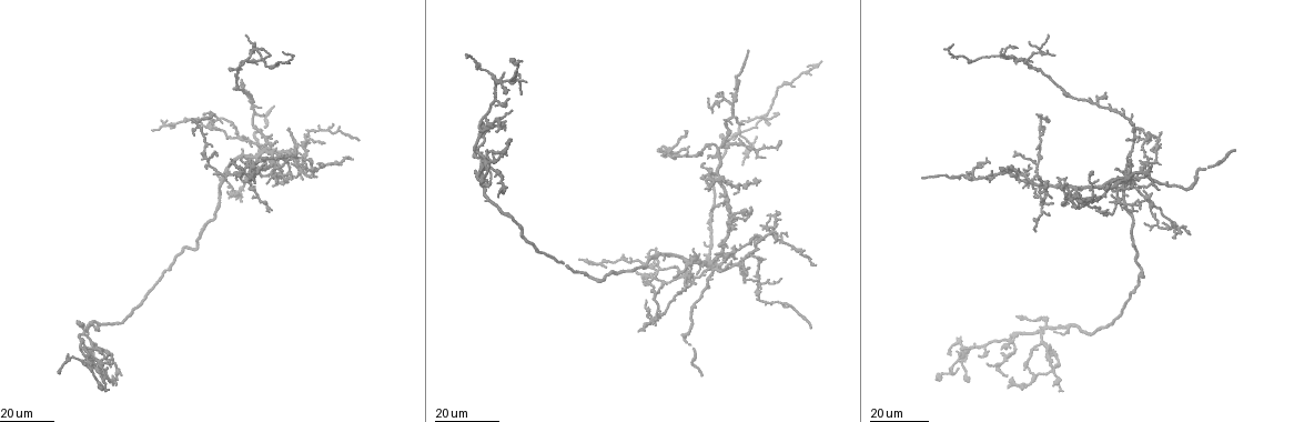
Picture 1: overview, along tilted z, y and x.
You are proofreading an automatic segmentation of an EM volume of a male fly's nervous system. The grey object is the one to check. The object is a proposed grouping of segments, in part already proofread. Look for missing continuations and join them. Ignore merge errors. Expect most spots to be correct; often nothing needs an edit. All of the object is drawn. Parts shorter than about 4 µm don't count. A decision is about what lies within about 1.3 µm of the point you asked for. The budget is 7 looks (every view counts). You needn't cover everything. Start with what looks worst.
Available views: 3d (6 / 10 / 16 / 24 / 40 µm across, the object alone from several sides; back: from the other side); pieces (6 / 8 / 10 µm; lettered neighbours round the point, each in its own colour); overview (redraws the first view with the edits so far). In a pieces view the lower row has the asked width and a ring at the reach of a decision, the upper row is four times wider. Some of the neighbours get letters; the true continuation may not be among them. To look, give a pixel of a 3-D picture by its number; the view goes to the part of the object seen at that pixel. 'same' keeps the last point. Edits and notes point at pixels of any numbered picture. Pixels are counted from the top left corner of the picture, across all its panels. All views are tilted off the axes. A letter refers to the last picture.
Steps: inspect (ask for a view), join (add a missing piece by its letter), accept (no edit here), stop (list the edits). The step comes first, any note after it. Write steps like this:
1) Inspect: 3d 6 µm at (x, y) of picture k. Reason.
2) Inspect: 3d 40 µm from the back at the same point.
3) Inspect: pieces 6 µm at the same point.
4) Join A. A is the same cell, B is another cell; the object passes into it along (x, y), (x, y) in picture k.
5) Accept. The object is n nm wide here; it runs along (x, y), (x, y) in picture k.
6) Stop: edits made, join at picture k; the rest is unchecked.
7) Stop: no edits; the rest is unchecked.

Inspect: 3d 16 µm at (700, 373) of picture 1. Long arm stops here.

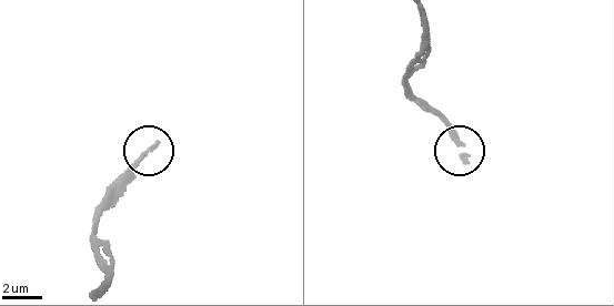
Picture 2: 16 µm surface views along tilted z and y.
Inspect: pieces 6 µm at (155, 144) of picture 2.

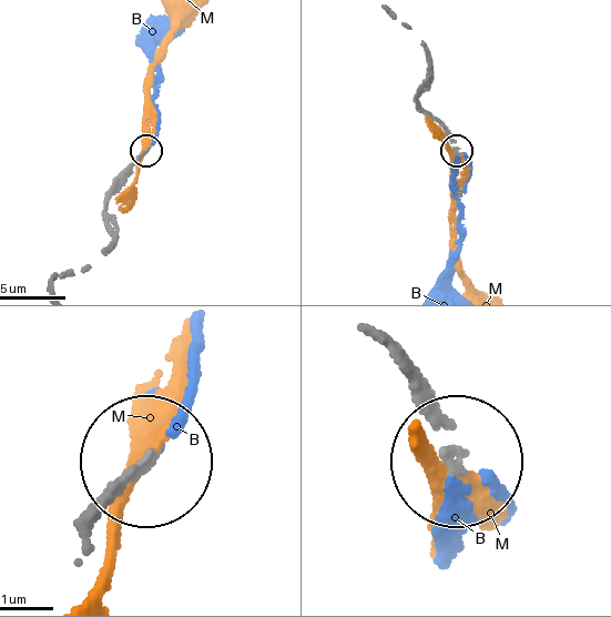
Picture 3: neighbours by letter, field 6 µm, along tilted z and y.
Join B. B is the same cell, M is another cell; the object passes into it along (436, 121), (456, 154), (460, 238), (450, 285) in picture 3; the neuron continues.

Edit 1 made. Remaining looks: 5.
Inspect: 3d 24 µm at (812, 328) of picture 1. End of a long branch.

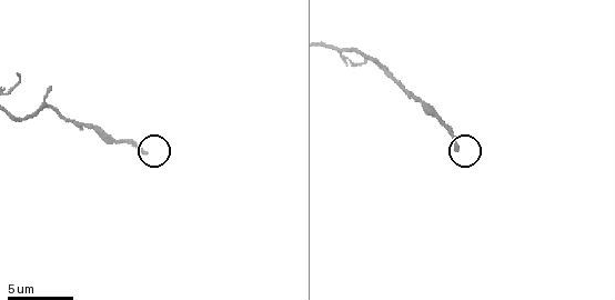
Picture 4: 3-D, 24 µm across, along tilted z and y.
Inspect: pieces 8 µm at (144, 152) of picture 4.

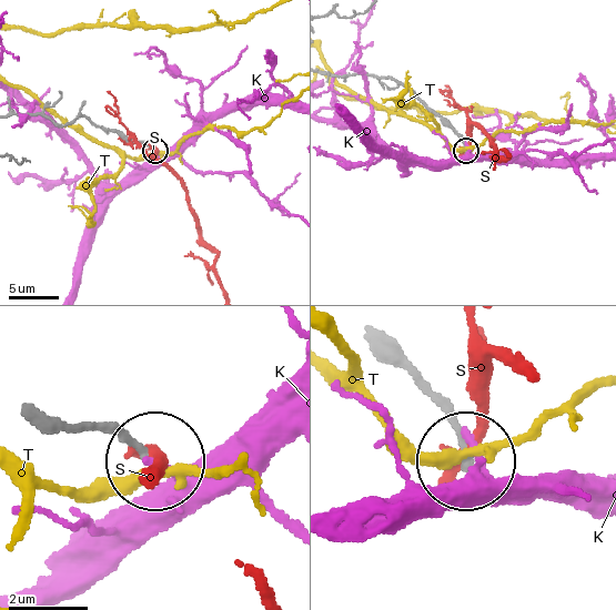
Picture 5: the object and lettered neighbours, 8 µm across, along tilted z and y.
Accept. K, S and T are other cells; no lettered piece goes on from it.

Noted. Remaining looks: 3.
Inspect: 3d 24 µm at (737, 258) of picture 1. Free end.

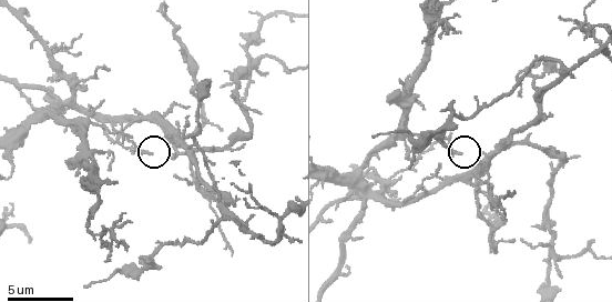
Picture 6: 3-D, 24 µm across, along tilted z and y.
Inspect: pieces 6 µm at (149, 154) of picture 6. See the neighbours.

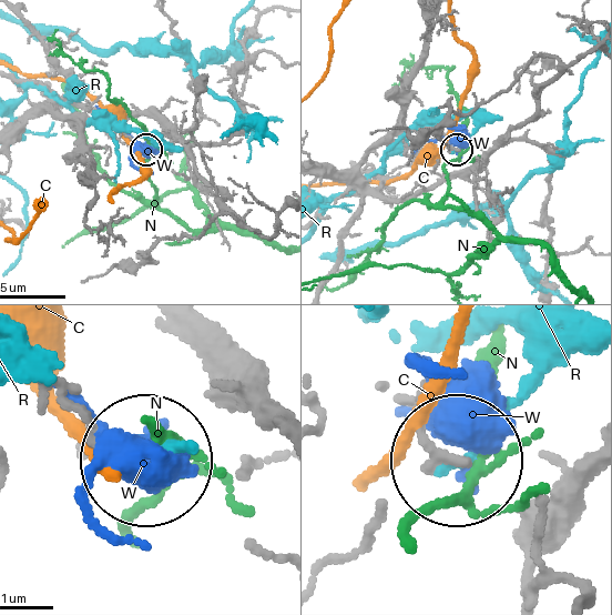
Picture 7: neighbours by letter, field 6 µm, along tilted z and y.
Accept. The object is 180 nm wide here; C, N, R and W are other cells; it runs along (403, 397), (449, 454) in picture 7; none of them fits.

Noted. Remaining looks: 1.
Stop: edits made, join at picture 3; the rest is unchecked.

